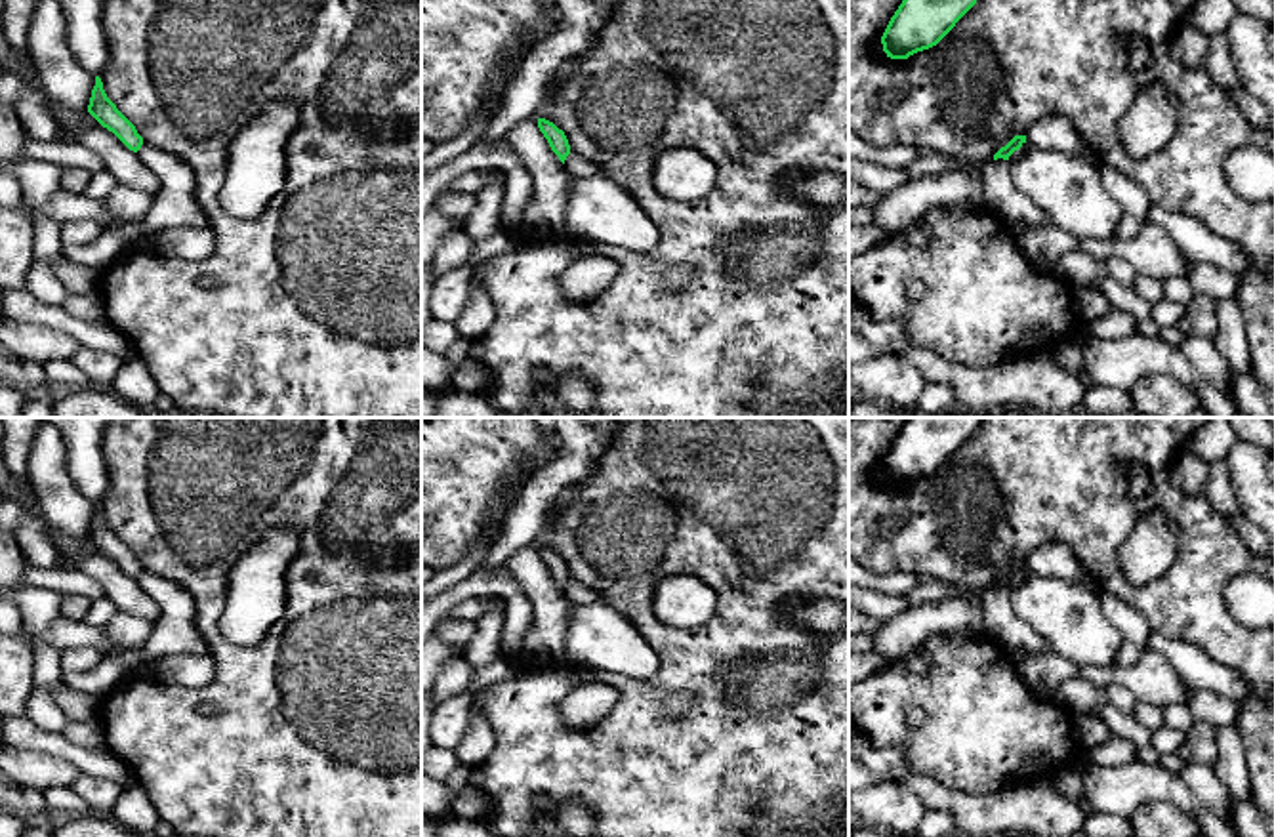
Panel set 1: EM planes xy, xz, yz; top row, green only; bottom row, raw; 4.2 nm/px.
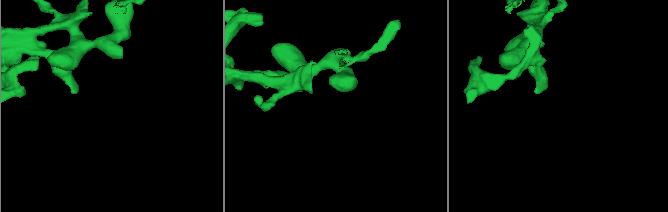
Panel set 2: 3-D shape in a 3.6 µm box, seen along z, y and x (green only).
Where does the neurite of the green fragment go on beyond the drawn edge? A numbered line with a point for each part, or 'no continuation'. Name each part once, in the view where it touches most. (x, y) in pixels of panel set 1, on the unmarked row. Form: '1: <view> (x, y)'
no continuation

